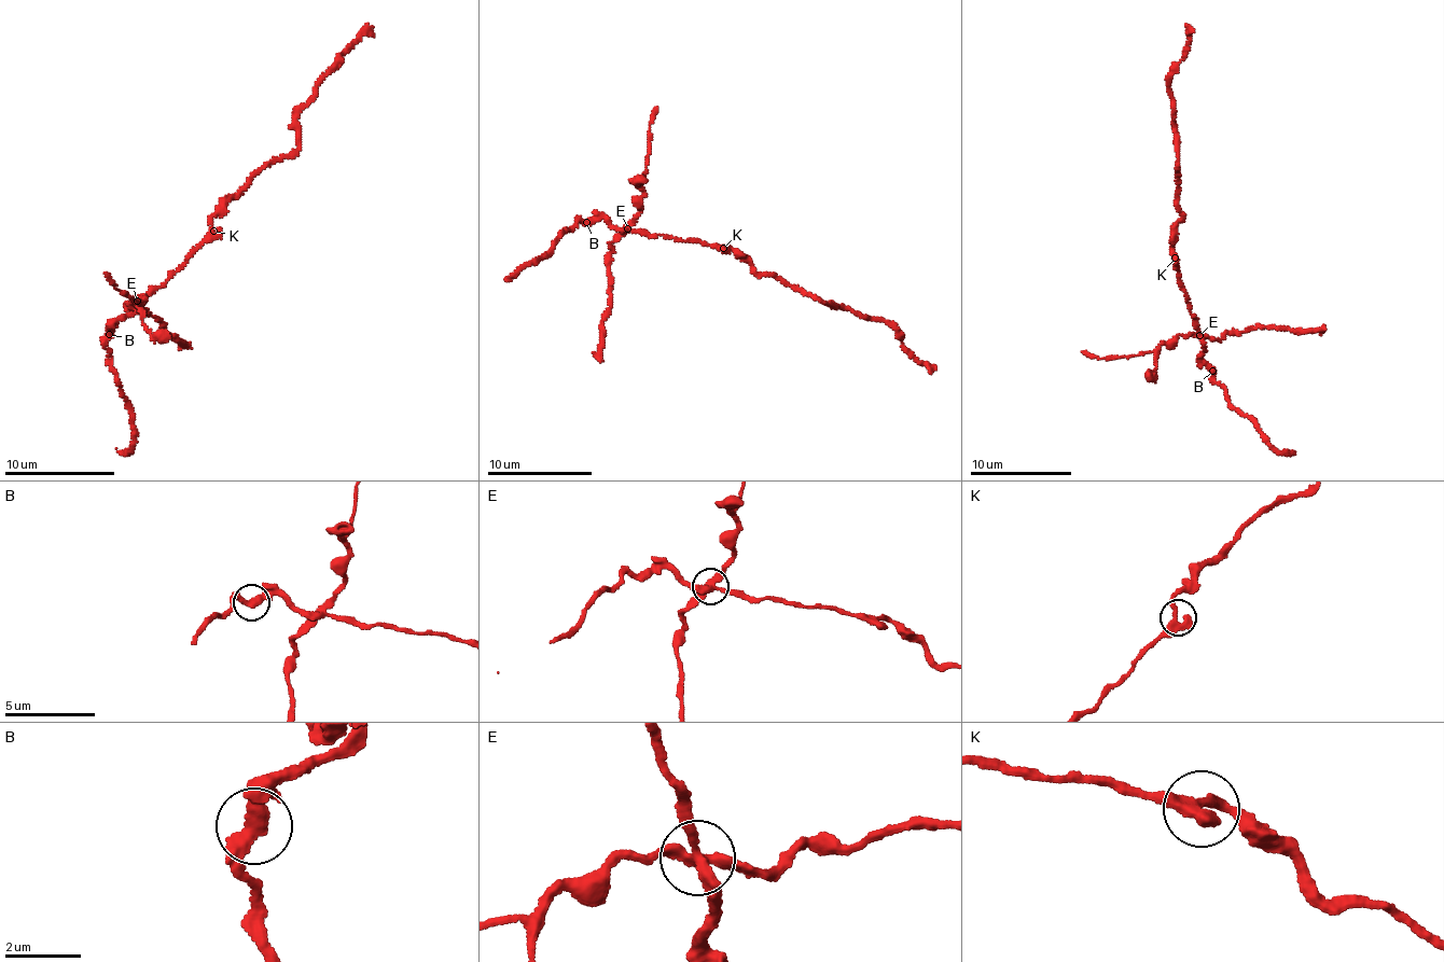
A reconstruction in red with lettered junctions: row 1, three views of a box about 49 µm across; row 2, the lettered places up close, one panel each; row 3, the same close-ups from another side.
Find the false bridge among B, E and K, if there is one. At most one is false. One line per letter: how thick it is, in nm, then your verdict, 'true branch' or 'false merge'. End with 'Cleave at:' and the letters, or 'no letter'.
B: 360 nm thick; true branch
E: 320 nm thick; false merge
K: 360 nm thick; true branch
Cleave at: E

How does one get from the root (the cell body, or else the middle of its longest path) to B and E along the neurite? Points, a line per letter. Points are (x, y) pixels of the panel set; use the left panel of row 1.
B: (208, 233), (170, 278), (136, 310), (115, 321), (109, 334)
E: (208, 233), (170, 278), (136, 302)

